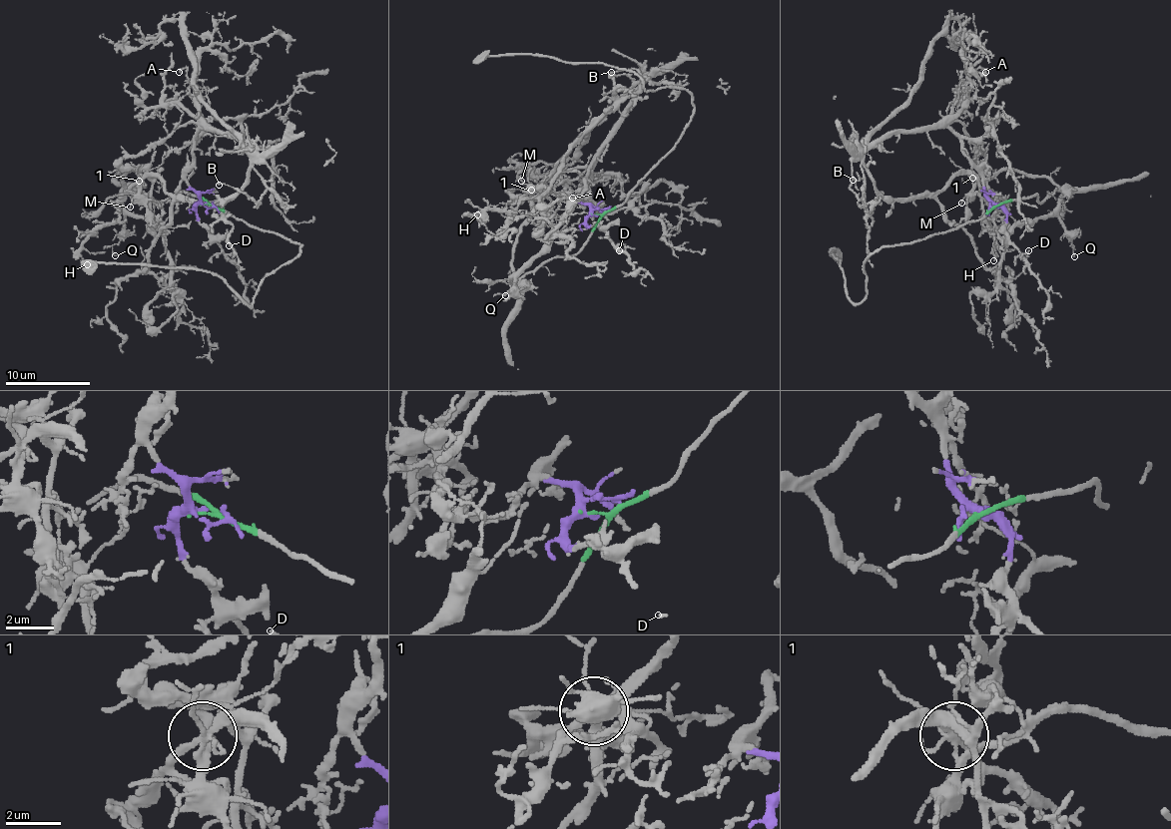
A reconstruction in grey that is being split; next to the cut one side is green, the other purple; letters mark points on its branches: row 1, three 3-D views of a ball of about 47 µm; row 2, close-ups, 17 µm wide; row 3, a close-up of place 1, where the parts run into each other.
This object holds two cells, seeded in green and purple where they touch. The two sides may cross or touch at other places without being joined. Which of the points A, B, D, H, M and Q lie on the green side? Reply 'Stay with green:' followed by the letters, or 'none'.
Stay with green: M, Q

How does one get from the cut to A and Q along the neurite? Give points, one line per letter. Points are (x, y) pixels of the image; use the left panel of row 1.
A: (202, 204), (190, 185), (185, 170), (192, 164), (198, 127), (198, 90), (187, 75), (187, 68), (179, 72)
Q: (202, 204), (209, 204), (186, 193), (154, 202), (141, 190), (124, 190), (124, 235), (112, 246), (116, 254)

